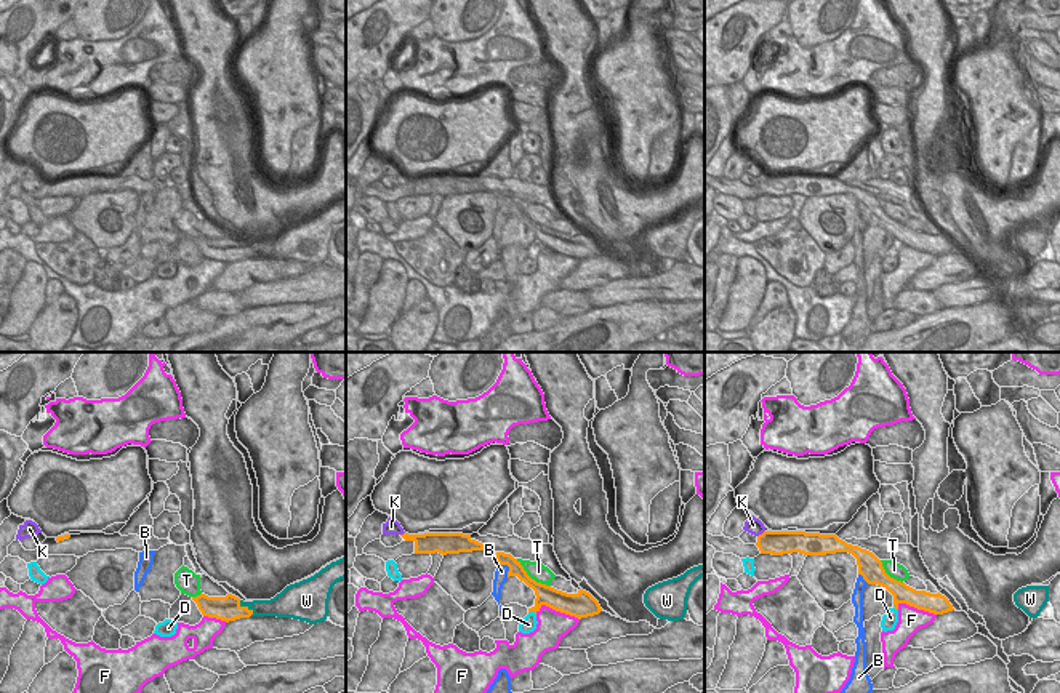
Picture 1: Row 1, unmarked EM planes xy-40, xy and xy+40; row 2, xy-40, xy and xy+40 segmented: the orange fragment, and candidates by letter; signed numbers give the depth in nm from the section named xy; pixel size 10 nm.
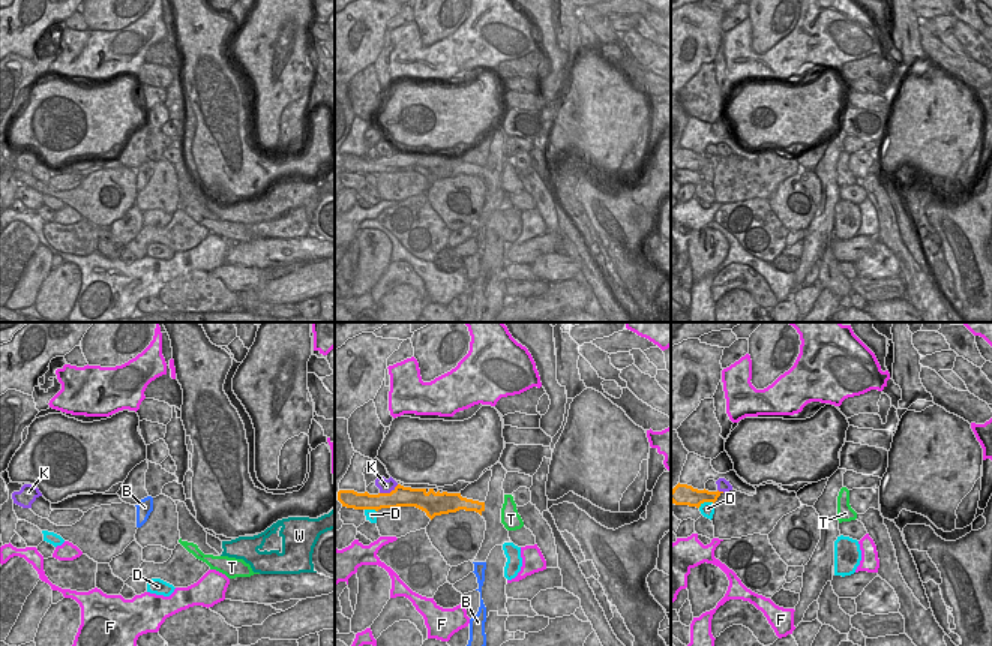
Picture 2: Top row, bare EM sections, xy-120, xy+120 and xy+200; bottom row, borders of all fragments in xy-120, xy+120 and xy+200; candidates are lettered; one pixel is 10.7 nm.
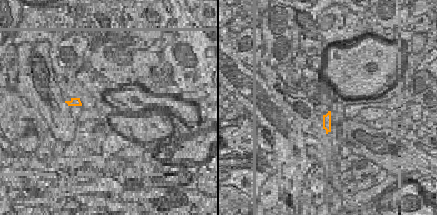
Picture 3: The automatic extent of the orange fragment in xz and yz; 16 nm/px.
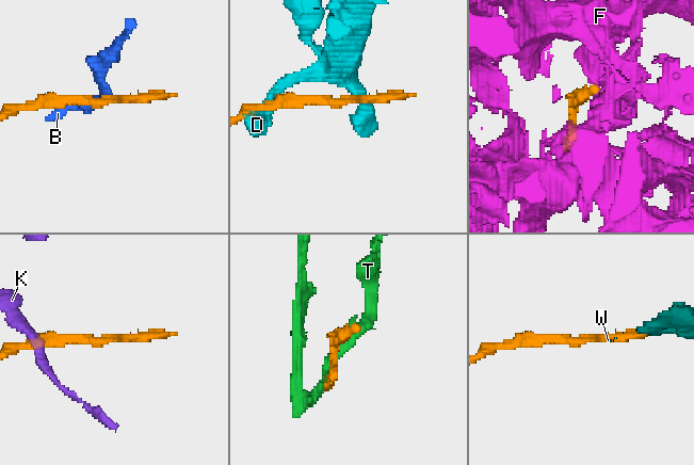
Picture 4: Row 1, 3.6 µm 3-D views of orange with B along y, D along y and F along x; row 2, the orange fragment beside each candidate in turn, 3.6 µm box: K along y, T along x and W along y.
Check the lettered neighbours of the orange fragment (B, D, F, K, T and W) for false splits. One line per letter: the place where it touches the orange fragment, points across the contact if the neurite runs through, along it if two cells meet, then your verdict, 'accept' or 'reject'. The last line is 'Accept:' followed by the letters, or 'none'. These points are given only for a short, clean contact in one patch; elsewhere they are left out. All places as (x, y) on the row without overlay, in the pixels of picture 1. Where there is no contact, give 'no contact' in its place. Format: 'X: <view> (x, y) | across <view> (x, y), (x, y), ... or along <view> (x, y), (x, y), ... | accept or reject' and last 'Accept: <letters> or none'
B: xy (508, 207) | reject
D: xy (532, 252) | reject
F: xy (558, 252) | reject
K: xy+40 (762, 175) | reject
T: xy (530, 220) | reject
W: xy-40 (245, 248) | accept
Accept: W

